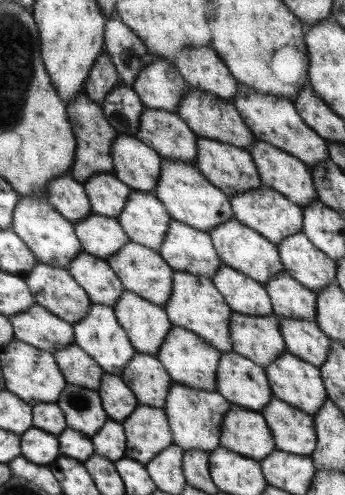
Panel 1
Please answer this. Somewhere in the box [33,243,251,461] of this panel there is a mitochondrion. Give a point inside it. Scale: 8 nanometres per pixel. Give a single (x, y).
(75, 398)

